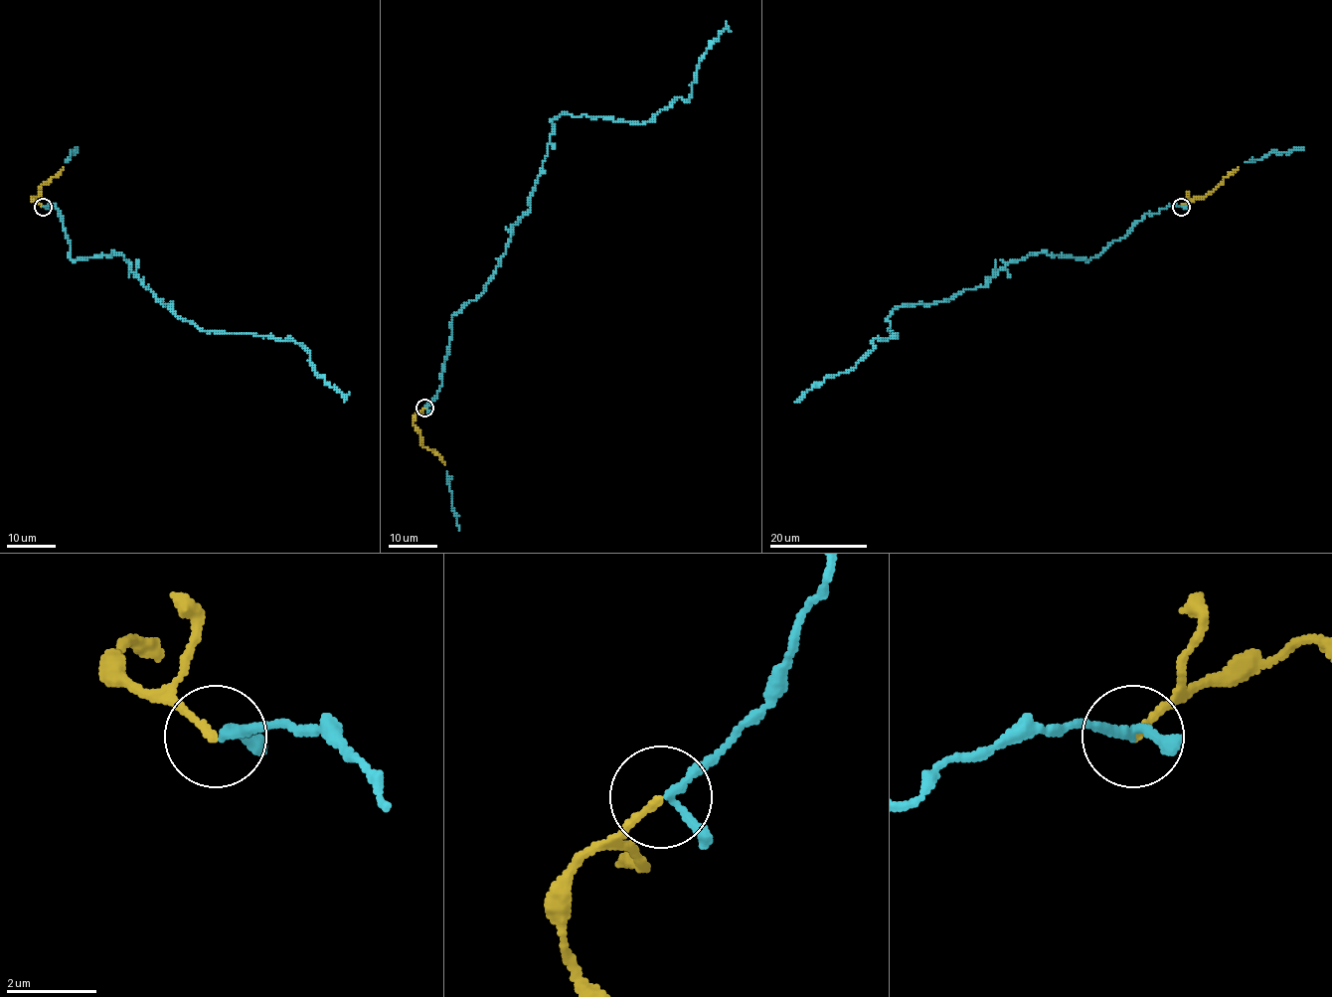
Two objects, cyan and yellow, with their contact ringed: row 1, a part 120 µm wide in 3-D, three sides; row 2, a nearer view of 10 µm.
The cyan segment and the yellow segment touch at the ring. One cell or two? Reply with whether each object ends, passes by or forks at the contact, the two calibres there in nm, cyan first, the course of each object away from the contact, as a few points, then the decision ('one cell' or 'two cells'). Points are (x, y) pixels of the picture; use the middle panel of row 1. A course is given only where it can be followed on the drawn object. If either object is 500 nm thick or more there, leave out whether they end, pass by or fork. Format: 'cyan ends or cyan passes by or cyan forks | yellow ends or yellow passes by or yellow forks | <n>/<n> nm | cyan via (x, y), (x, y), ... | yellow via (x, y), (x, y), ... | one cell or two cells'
cyan passes by | yellow ends | 170/160 nm | cyan via (424, 408), (442, 383), (452, 317), (484, 291), (528, 212), (552, 121), (646, 123), (686, 101), (727, 21) | yellow via (424, 408), (415, 415), (414, 424), (420, 435), (420, 442), (431, 449), (444, 465) | one cell

